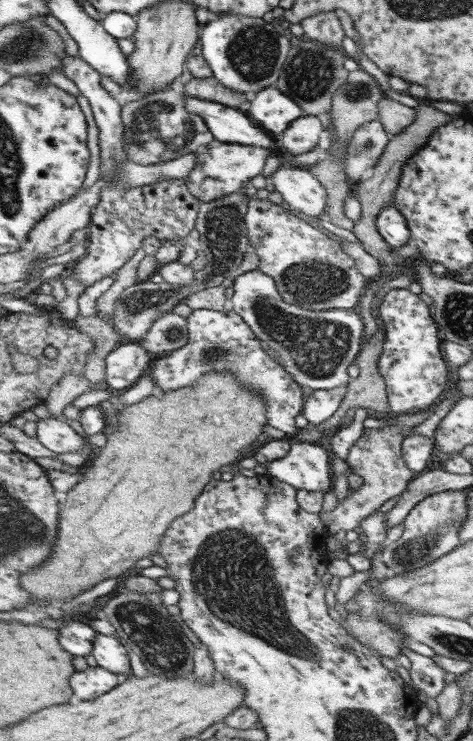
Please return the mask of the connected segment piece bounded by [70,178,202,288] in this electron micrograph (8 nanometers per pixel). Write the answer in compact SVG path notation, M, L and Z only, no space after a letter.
M169 178L134 187L109 185L101 191L101 200L92 212L88 253L70 270L76 272L86 288L90 287L127 264L148 236L157 237L161 242L189 240L201 208L202 202L191 194L186 179Z

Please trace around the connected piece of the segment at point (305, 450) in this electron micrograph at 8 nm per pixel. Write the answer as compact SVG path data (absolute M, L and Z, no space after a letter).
M293 441L287 457L267 462L267 473L275 480L293 486L297 490L321 492L333 490L333 465L327 446L320 443Z

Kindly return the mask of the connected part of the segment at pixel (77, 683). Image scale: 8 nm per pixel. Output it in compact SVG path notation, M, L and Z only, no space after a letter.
M101 666L75 671L70 678L74 694L83 701L93 700L113 690L122 683L121 676Z

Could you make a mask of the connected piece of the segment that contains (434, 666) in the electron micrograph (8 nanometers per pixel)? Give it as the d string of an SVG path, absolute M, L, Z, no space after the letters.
M403 646L401 654L411 660L410 680L429 697L439 696L445 688L446 670L441 668L433 657L423 656Z

